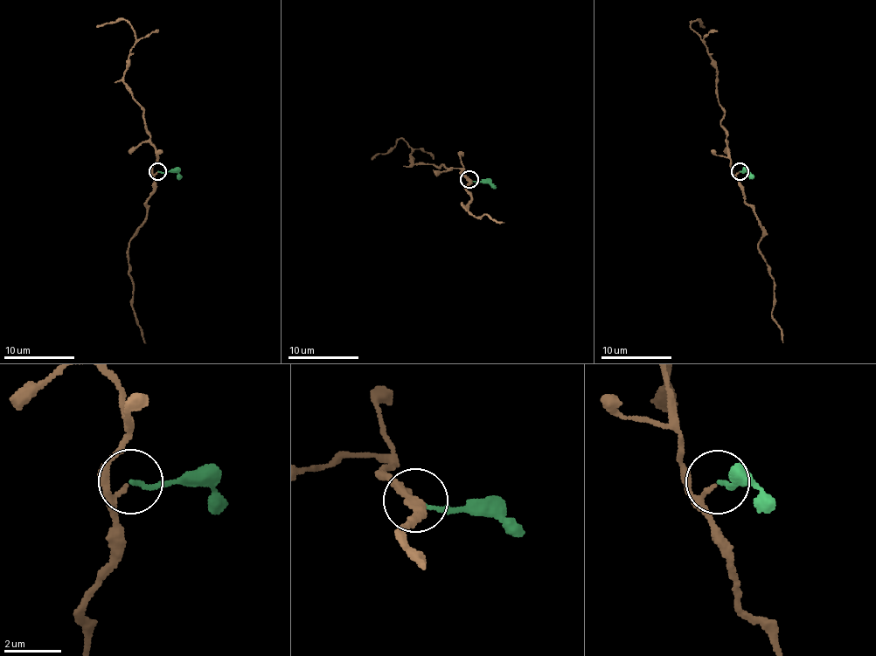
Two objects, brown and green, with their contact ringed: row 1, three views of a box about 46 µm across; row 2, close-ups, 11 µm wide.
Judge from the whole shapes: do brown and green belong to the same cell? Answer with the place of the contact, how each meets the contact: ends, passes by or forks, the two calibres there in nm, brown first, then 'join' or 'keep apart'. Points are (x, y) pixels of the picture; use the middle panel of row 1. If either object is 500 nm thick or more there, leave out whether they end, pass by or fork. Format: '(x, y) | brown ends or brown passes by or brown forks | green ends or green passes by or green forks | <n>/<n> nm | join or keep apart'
(469, 179) | brown passes by | green ends | 110/140 nm | join

